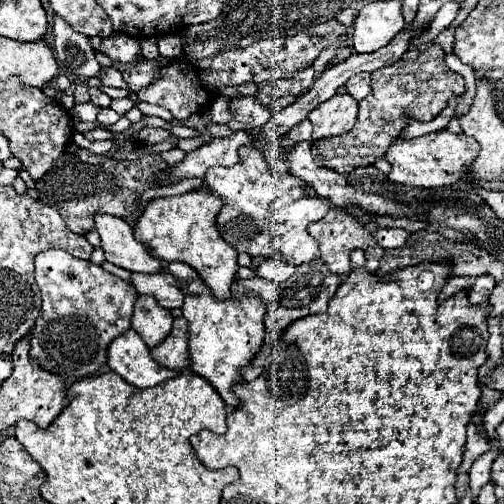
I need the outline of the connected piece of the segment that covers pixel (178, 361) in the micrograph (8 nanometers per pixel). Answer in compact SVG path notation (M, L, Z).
M184 317L174 319L170 335L152 349L152 357L156 363L168 369L176 369L176 371L188 369L190 359L188 359L188 333L186 333Z

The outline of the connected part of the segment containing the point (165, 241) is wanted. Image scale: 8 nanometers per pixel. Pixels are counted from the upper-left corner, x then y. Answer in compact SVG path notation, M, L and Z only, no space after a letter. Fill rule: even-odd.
M196 189L176 197L152 199L138 217L134 235L142 245L146 245L146 249L150 249L156 259L182 261L190 265L208 285L212 297L224 301L232 295L230 285L236 279L238 253L234 253L234 249L222 241L218 229L214 229L214 217L218 215L220 207L222 201L218 201L218 197L212 193L206 193L206 189Z

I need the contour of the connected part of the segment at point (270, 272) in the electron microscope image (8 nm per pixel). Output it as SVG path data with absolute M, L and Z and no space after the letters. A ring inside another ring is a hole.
M268 259L268 261L264 261L264 263L256 269L256 273L258 273L262 279L270 279L270 281L274 281L274 283L282 283L282 281L286 281L288 277L292 277L292 275L296 273L296 267L294 267L294 265L286 265L286 263L282 263L282 261L278 261L278 259Z

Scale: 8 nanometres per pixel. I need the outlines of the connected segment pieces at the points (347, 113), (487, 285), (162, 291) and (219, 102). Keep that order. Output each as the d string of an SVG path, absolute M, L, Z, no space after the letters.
M348 93L330 97L326 103L310 111L308 119L314 127L312 139L318 141L324 137L348 133L354 127L356 115L358 115L358 101L354 97L350 97Z
M476 277L476 283L474 283L474 287L470 289L470 293L468 293L470 303L480 305L480 303L488 301L494 285L496 285L496 279L494 279L494 277Z
M162 271L152 275L132 273L130 285L136 289L138 295L152 295L158 301L158 305L162 305L164 309L182 307L182 291L178 289L170 273L162 273Z
M217 97L210 108L211 120L209 121L209 124L227 124L228 121L232 119L233 113L228 107L229 102L230 98L228 97Z

